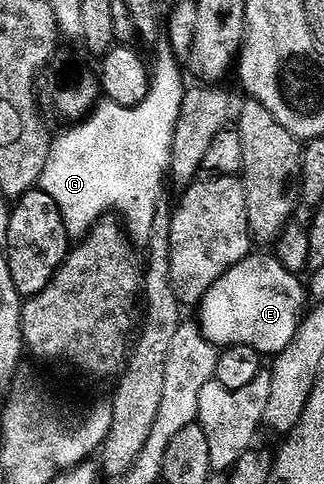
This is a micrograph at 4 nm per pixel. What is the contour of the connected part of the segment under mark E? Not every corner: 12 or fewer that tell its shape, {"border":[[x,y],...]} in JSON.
{"border":[[272,254],[210,287],[197,323],[219,349],[273,358],[296,338],[308,288]]}

